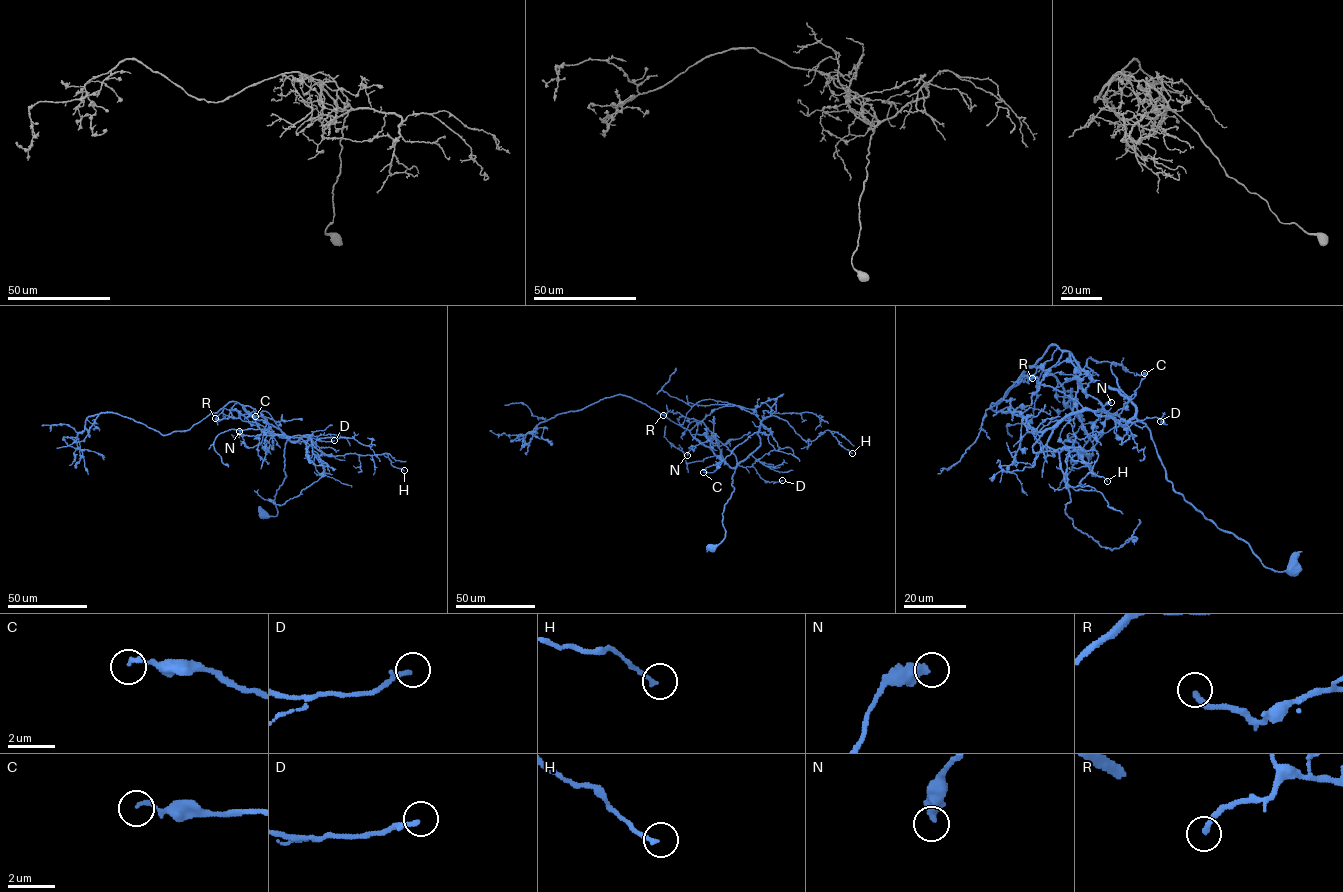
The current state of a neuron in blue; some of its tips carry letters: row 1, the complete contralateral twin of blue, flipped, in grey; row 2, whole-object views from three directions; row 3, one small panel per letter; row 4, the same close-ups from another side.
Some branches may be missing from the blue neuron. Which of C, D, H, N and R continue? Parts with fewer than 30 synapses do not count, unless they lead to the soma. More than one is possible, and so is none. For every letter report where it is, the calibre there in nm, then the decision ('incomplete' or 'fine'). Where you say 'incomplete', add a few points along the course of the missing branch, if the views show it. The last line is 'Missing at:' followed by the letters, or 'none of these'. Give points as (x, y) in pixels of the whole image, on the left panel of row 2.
C: at (255, 416); 170 nm thick; fine
D: at (334, 440); 190 nm thick; fine
H: at (404, 470); 160 nm thick; fine
N: at (239, 431); 420 nm thick; fine
R: at (215, 418); 240 nm thick; fine
Missing at: none of these

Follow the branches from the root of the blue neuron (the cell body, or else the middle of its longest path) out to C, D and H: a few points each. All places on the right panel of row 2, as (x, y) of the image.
C: (1294, 570), (1266, 568), (1176, 492), (1136, 408), (1070, 353), (1078, 386), (1109, 414), (1125, 406), (1144, 373)
D: (1294, 570), (1266, 568), (1248, 543), (1220, 530), (1174, 491), (1150, 429), (1135, 418), (1130, 421), (1160, 421)
H: (1294, 570), (1266, 568), (1176, 492), (1135, 418), (1075, 411), (1033, 445), (1078, 447), (1061, 449), (1107, 481)

